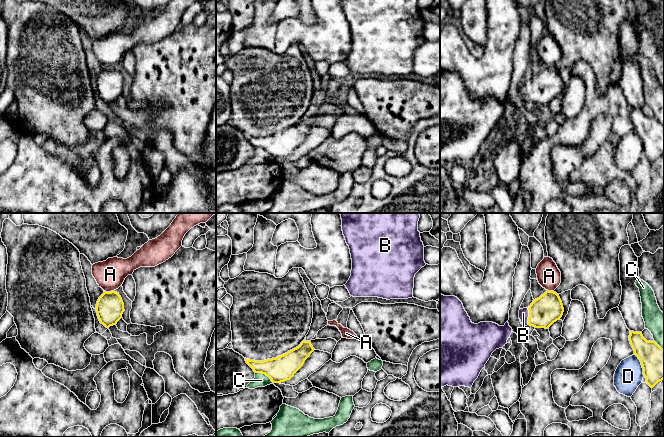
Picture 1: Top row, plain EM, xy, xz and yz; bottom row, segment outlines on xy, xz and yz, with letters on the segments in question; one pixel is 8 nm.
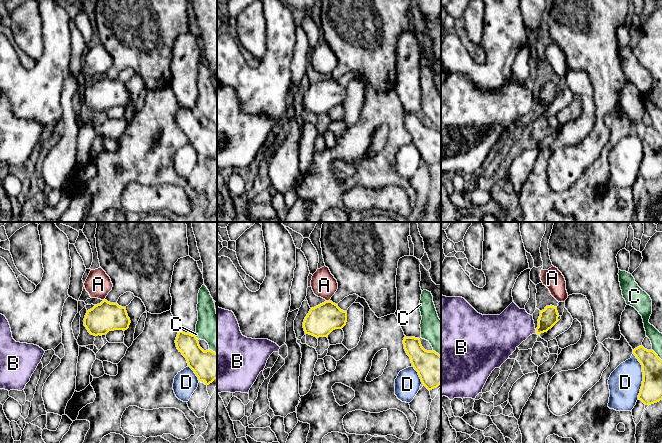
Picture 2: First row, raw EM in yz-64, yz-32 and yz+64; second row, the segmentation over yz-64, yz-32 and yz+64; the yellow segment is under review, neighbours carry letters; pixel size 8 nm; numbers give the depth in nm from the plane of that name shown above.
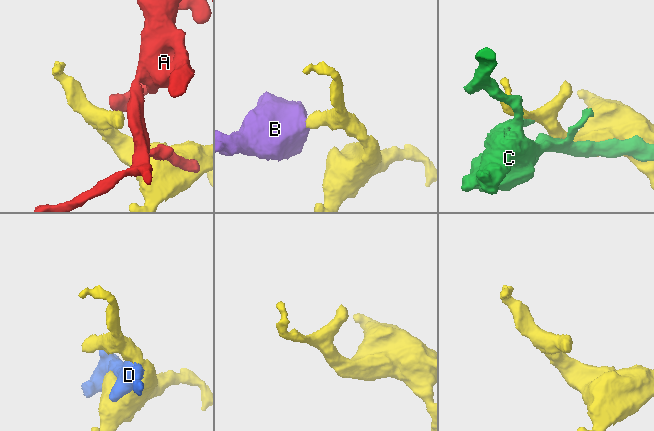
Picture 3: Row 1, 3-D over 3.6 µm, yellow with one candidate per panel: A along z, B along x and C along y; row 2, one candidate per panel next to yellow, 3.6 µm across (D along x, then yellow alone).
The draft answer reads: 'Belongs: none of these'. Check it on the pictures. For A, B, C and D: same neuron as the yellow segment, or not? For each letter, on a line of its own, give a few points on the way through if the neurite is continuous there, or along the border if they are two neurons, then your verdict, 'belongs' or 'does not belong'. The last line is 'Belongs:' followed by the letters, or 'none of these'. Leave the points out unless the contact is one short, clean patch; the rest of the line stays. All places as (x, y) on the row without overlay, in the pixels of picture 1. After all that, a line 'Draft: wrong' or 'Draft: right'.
A: border along xy (104, 66), (113, 67); does not belong
B: runs through yz (548, 84), (539, 91), (529, 92), (523, 89); belongs
C: does not belong
D: does not belong
Belongs: B
Draft: wrong

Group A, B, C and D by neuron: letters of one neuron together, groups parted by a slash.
A / B / C / D

